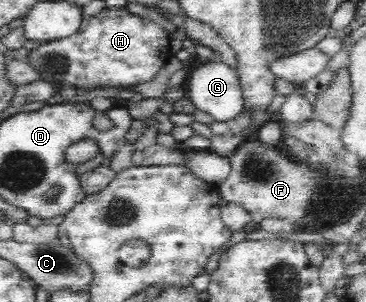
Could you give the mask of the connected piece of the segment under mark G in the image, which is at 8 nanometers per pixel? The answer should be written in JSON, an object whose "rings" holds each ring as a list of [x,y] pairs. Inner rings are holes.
{"rings":[[[222,62],[204,64],[195,69],[185,82],[184,88],[185,97],[190,100],[191,105],[198,112],[210,116],[214,123],[228,122],[236,118],[245,108],[245,97],[240,86],[240,78],[234,69]]]}

